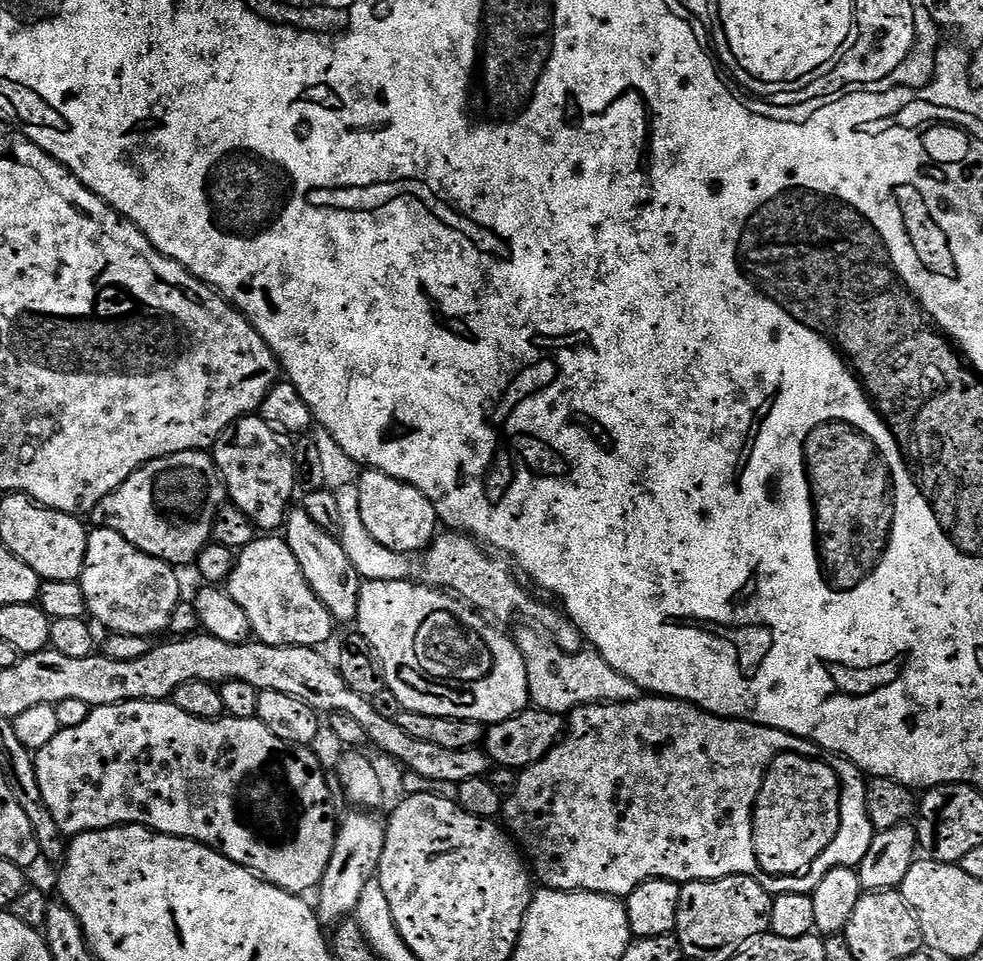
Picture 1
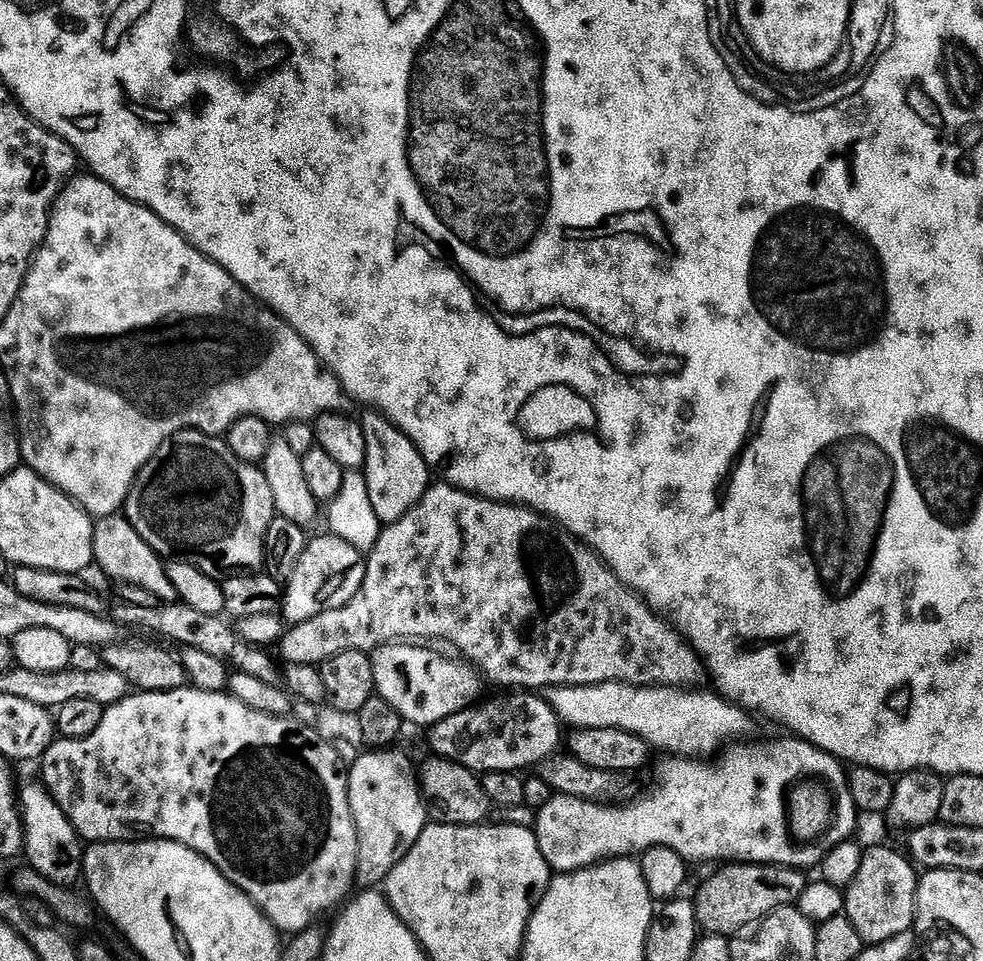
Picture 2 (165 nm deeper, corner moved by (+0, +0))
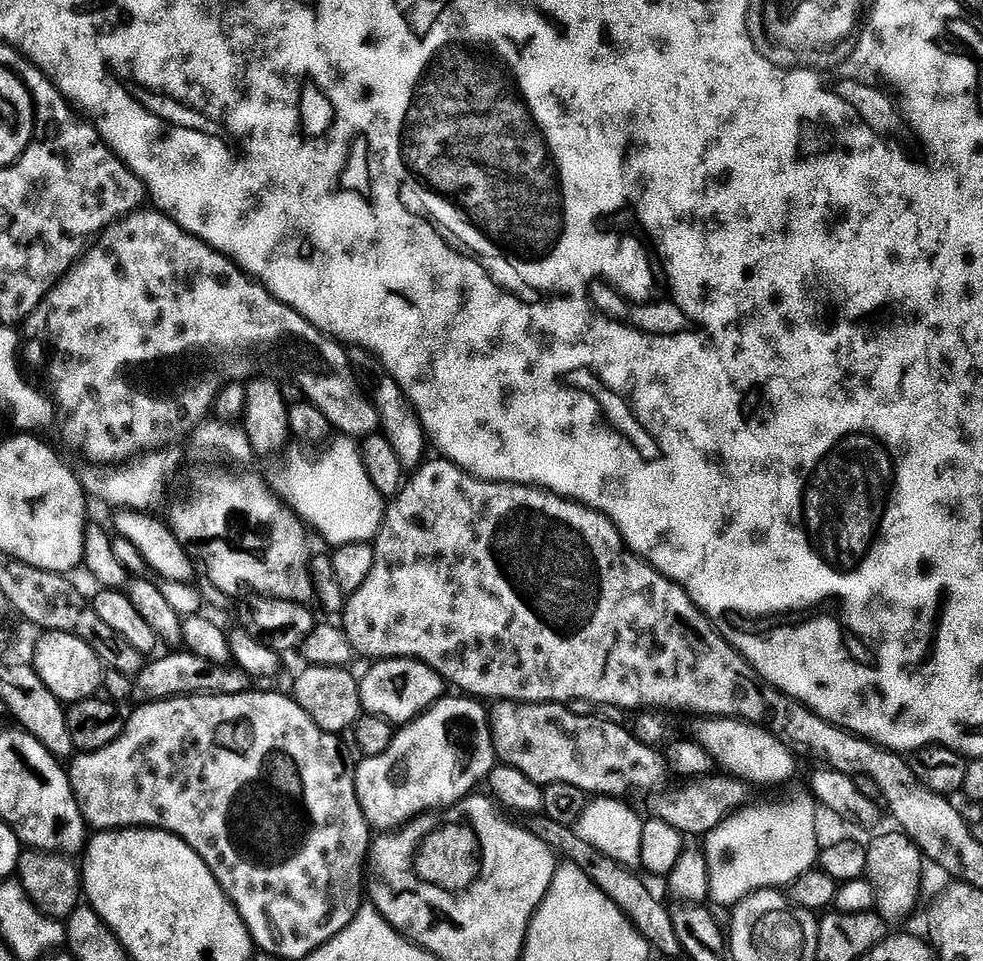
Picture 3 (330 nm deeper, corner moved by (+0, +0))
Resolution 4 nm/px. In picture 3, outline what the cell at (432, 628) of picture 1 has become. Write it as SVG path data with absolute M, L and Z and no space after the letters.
M381 660L371 665L369 670L360 680L360 702L365 713L373 716L381 716L390 721L393 726L403 726L415 720L417 716L423 716L437 700L445 695L446 681L440 677L429 664L423 664L420 660Z

